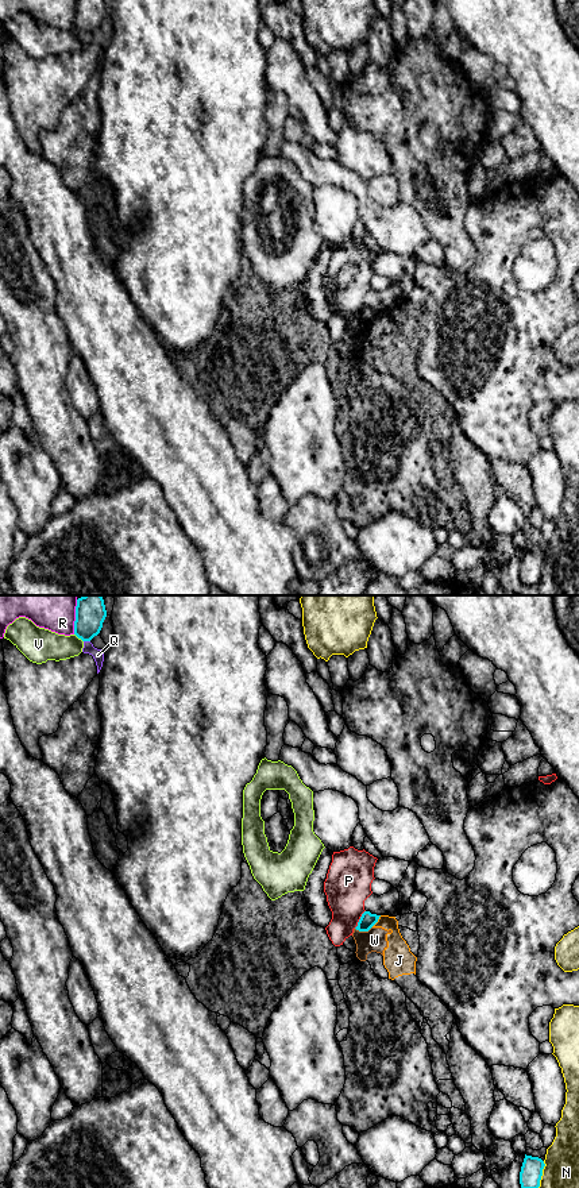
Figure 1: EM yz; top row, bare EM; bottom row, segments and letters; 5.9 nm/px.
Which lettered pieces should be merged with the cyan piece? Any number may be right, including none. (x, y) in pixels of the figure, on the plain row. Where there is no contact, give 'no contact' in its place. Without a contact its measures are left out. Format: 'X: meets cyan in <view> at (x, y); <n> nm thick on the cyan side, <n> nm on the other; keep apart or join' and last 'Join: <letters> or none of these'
J: meets cyan in yz at (377, 316); 90 nm thick on the cyan side, 180 nm on the other; keep apart
N: meets cyan in yz at (541, 570); 130 nm thick on the cyan side, 240 nm on the other; keep apart
P: meets cyan in yz at (359, 315); 90 nm thick on the cyan side, 280 nm on the other; keep apart
Q: meets cyan in yz at (87, 35); 170 nm thick on the cyan side, 70 nm on the other; keep apart
R: meets cyan in yz at (76, 15); 170 nm thick on the cyan side, 170 nm on the other; keep apart
V: meets cyan in yz at (78, 33); 170 nm thick on the cyan side, 200 nm on the other; keep apart
W: meets cyan in yz at (363, 326); 90 nm thick on the cyan side, 140 nm on the other; keep apart
Join: none of these

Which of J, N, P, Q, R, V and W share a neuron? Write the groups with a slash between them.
J W / N / P / Q / R / V

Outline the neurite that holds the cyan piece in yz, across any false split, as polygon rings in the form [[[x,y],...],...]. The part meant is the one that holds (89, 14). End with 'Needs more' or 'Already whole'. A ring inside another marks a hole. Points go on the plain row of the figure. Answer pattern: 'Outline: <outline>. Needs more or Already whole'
Outline: [[[77,0],[74,30],[82,36],[90,36],[100,28],[105,12],[105,0]]]. Already whole

